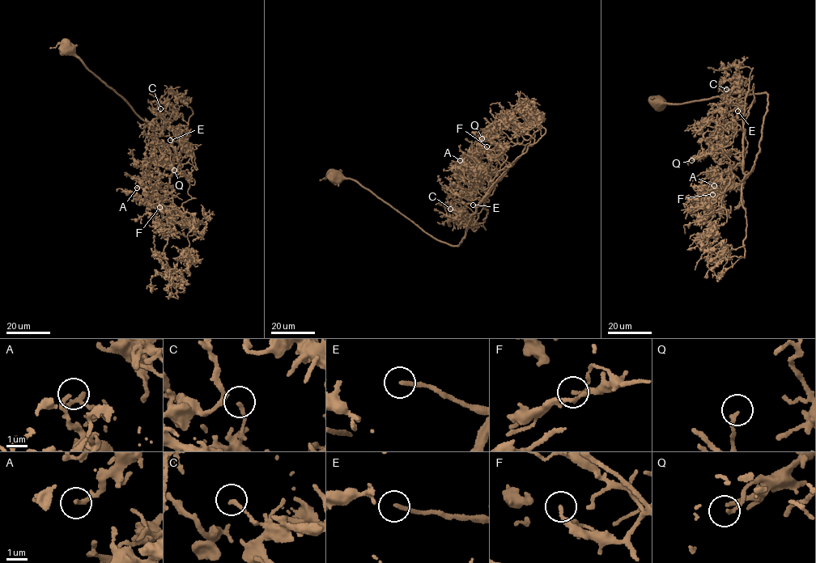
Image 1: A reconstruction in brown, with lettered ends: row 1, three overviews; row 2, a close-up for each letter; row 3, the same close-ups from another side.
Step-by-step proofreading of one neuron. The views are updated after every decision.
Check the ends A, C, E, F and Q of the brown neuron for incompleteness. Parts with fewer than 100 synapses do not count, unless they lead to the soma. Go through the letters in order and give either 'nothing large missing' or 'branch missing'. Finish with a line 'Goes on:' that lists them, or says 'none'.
A: nothing large missing
C: nothing large missing
E: branch missing
F: nothing large missing
Q: nothing large missing
Goes on: E

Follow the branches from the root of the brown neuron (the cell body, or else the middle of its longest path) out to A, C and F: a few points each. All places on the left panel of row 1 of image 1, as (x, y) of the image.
A: (67, 46), (88, 69), (122, 95), (152, 129), (151, 188), (162, 203), (167, 192), (155, 186), (137, 188)
C: (67, 46), (151, 127), (150, 182), (162, 203), (174, 153), (172, 145), (148, 135), (160, 108)
F: (67, 46), (151, 127), (151, 189), (162, 203), (164, 195), (159, 201), (161, 213), (176, 216), (159, 207)

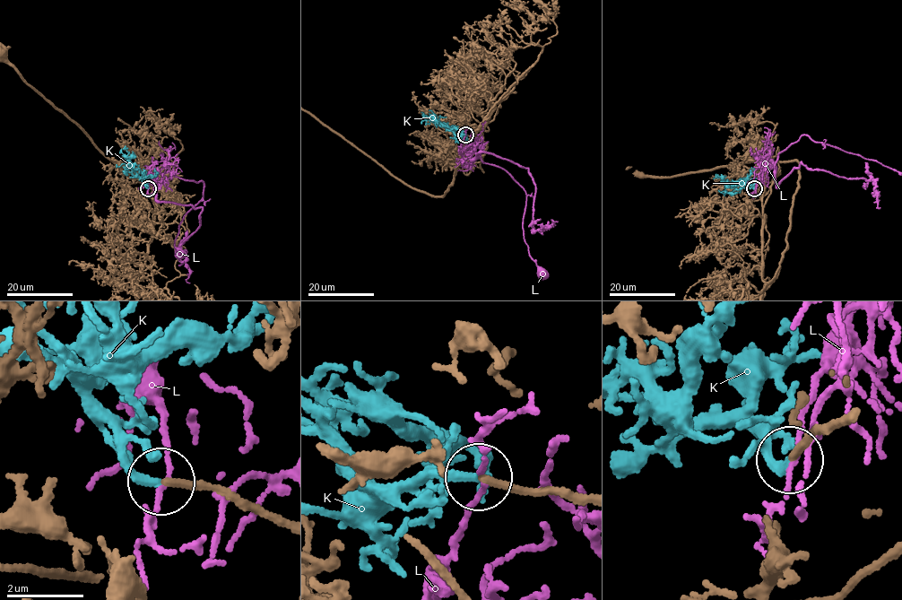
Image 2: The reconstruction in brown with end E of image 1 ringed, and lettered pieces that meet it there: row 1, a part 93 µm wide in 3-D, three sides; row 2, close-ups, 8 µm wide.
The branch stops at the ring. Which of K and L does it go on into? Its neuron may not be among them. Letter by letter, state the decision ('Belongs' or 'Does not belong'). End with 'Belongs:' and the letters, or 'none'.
K: Belongs
L: Does not belong
Belongs: K

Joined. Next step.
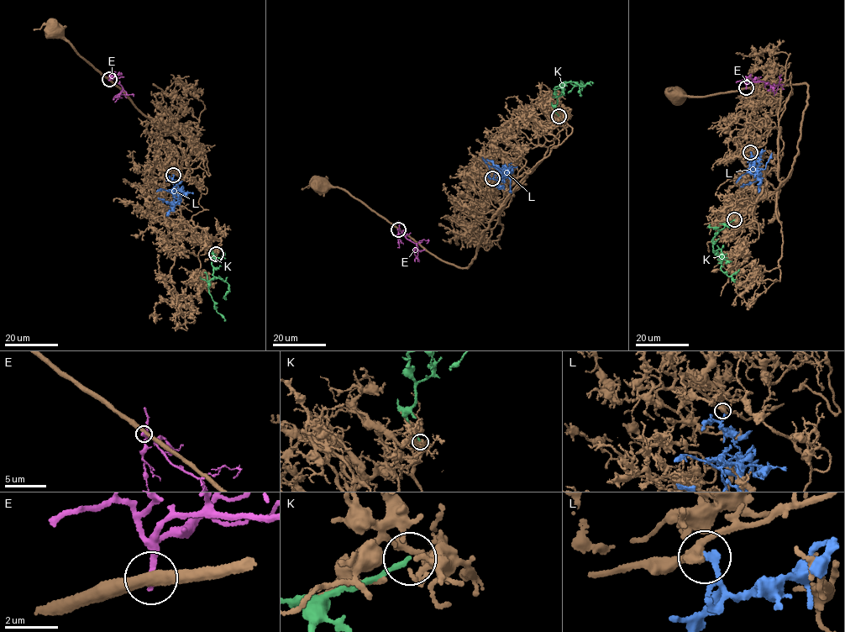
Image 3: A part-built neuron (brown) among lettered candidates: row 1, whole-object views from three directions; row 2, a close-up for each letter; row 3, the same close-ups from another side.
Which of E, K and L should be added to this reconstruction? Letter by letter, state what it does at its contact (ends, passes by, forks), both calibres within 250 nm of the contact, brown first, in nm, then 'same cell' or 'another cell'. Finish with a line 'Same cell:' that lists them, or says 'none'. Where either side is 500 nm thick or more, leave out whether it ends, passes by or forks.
E: it ends; calibres 400 and 320 nm; another cell
K: it ends; calibres 200 and 170 nm; another cell
L: it ends; calibres 400 and 240 nm; another cell
Same cell: none

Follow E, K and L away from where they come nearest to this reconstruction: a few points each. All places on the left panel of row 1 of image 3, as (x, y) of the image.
E: (109, 79), (113, 76), (123, 89), (113, 98)
K: (216, 254), (212, 253), (215, 258), (212, 261), (213, 277), (209, 282), (210, 294), (217, 312), (224, 321)
L: (173, 175), (178, 187), (173, 191), (179, 201), (169, 204), (158, 197)

